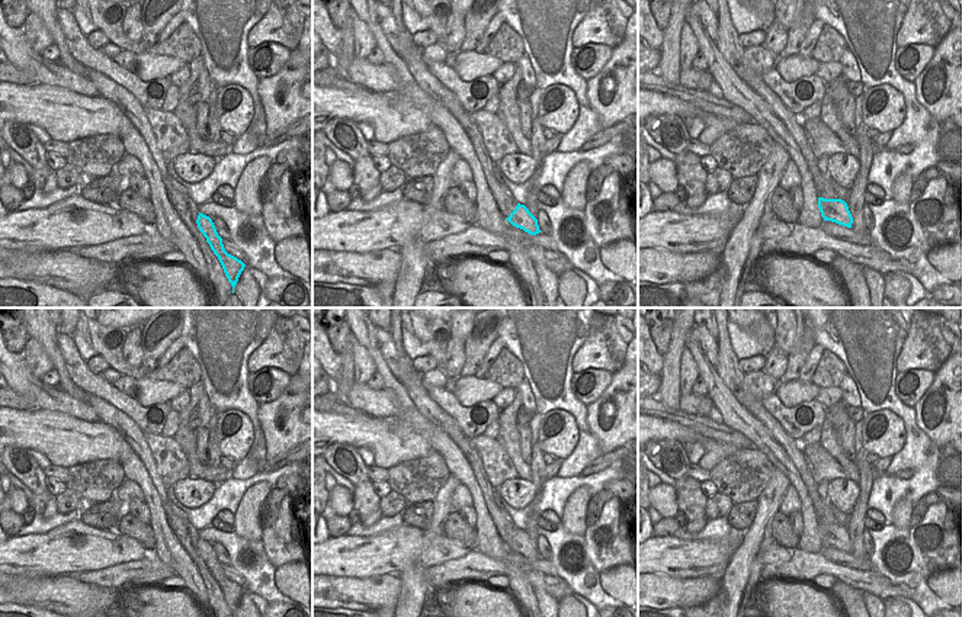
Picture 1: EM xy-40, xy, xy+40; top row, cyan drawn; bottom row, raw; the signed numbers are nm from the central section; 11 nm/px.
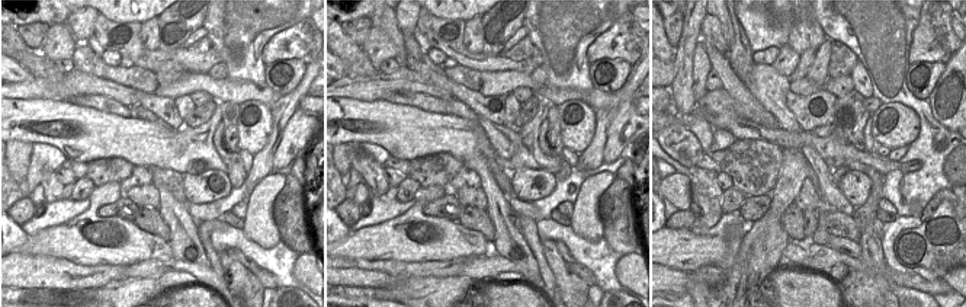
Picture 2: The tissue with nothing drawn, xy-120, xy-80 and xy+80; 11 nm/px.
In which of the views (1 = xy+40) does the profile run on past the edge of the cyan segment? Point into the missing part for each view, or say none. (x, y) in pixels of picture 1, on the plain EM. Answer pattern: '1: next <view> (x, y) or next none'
1: next none

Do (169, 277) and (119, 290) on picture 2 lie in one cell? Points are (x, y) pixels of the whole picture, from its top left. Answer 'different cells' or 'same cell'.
same cell

